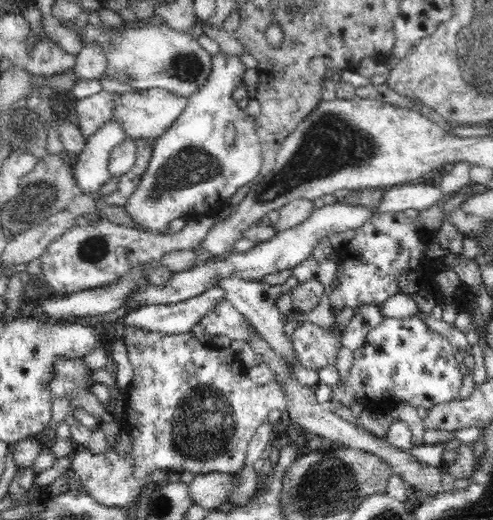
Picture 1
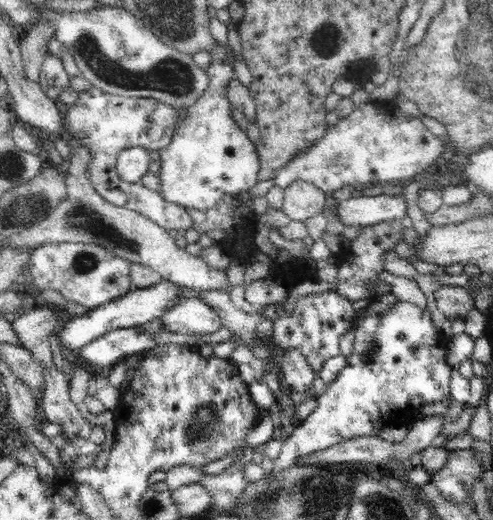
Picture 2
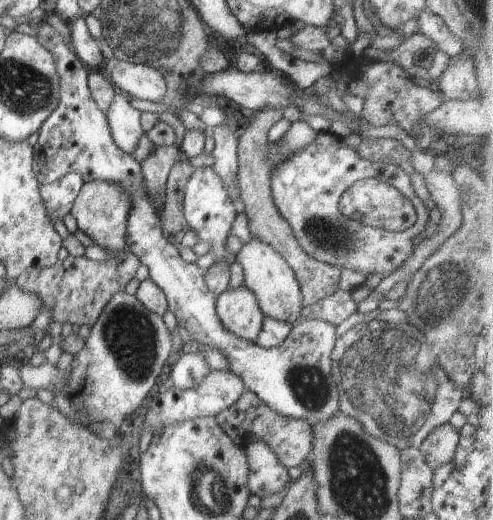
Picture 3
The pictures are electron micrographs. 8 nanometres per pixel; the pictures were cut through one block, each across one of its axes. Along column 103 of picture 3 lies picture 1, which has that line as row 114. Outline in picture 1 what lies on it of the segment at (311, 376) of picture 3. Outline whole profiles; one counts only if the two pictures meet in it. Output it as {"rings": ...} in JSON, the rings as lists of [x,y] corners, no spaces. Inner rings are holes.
{"rings":[[[150,89],[144,91],[124,92],[119,94],[113,102],[111,120],[117,122],[128,139],[144,140],[157,139],[166,132],[167,128],[182,114],[186,108],[187,98],[178,96],[164,89]]]}

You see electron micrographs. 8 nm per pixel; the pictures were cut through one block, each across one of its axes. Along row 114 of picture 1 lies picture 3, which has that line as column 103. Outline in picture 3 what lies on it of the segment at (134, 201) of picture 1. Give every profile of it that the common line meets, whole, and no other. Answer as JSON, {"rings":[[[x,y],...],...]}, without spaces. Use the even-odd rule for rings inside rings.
{"rings":[[[102,179],[85,182],[74,202],[71,214],[77,222],[78,229],[93,240],[92,244],[97,244],[110,252],[126,250],[125,238],[131,211],[131,198],[118,183]]]}

